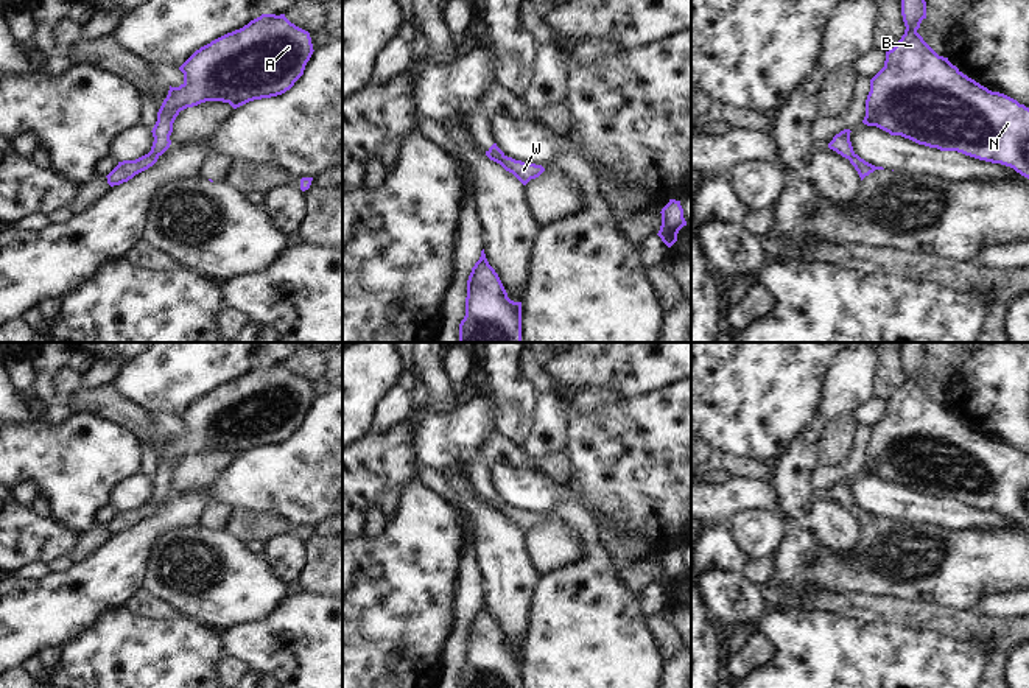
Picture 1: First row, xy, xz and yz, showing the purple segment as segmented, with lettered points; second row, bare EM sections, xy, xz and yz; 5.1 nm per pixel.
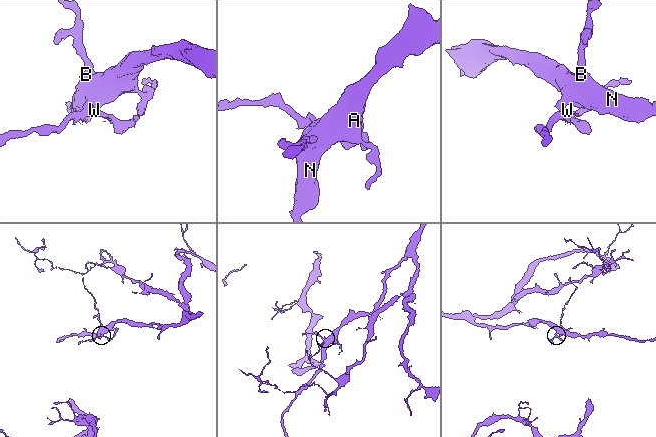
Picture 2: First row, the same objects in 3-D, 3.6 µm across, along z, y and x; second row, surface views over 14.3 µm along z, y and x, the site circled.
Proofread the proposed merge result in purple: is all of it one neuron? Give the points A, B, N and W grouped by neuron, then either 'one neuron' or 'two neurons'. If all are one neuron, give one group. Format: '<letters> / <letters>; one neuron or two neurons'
A B N / W; two neurons

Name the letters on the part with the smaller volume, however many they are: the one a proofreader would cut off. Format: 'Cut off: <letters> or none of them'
Cut off: W

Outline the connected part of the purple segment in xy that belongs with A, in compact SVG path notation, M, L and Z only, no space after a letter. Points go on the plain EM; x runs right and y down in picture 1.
M262 363L201 395L179 416L184 431L179 436L170 434L151 479L154 490L148 504L159 506L170 497L173 472L181 459L205 450L223 450L237 458L254 448L282 444L304 423L313 400L310 381L291 372L285 363Z

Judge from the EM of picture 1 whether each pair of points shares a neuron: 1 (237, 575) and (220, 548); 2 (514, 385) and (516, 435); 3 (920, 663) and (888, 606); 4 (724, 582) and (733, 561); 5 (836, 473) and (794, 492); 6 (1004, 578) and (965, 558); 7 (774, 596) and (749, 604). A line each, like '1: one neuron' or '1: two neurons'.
1: one neuron
2: one neuron
3: two neurons
4: two neurons
5: two neurons
6: one neuron
7: two neurons

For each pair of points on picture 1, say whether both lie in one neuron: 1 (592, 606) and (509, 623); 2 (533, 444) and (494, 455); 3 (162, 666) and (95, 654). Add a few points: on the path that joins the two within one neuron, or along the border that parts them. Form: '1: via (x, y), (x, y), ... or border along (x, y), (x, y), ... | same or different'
1: border along (534, 584), (525, 642), (520, 649) | different
2: border along (516, 445), (525, 461) | different
3: via (145, 666), (126, 666), (120, 660), (112, 660) | same

